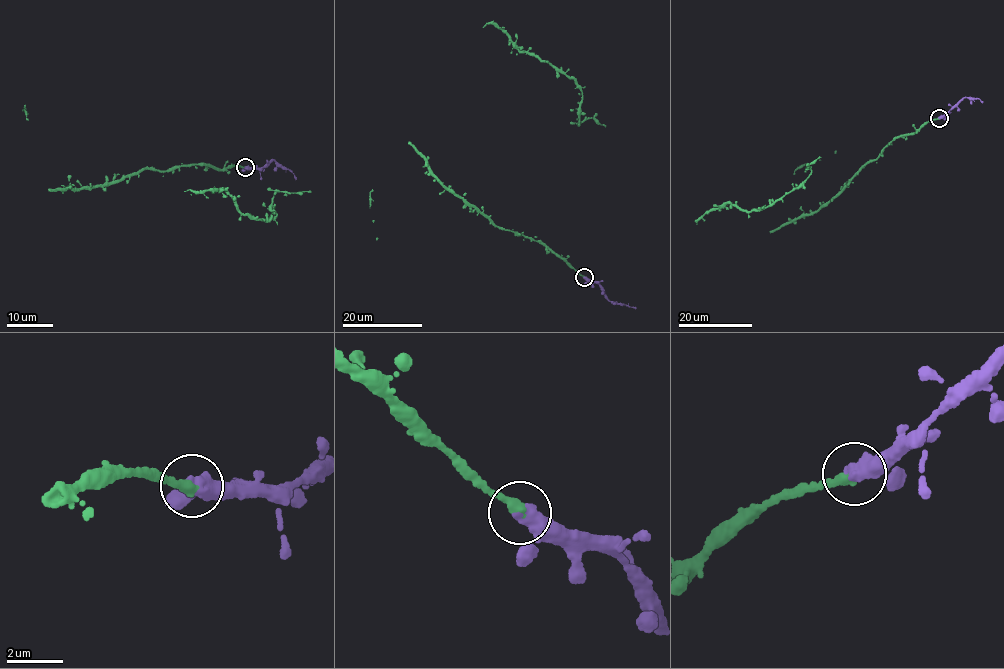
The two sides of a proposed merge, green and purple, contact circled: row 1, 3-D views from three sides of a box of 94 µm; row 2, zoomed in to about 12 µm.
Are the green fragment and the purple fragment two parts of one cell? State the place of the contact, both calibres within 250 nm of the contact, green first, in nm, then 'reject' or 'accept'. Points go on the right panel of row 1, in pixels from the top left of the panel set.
at (939, 118); 360 nm thick on the green side, 550 nm on the other; accept

